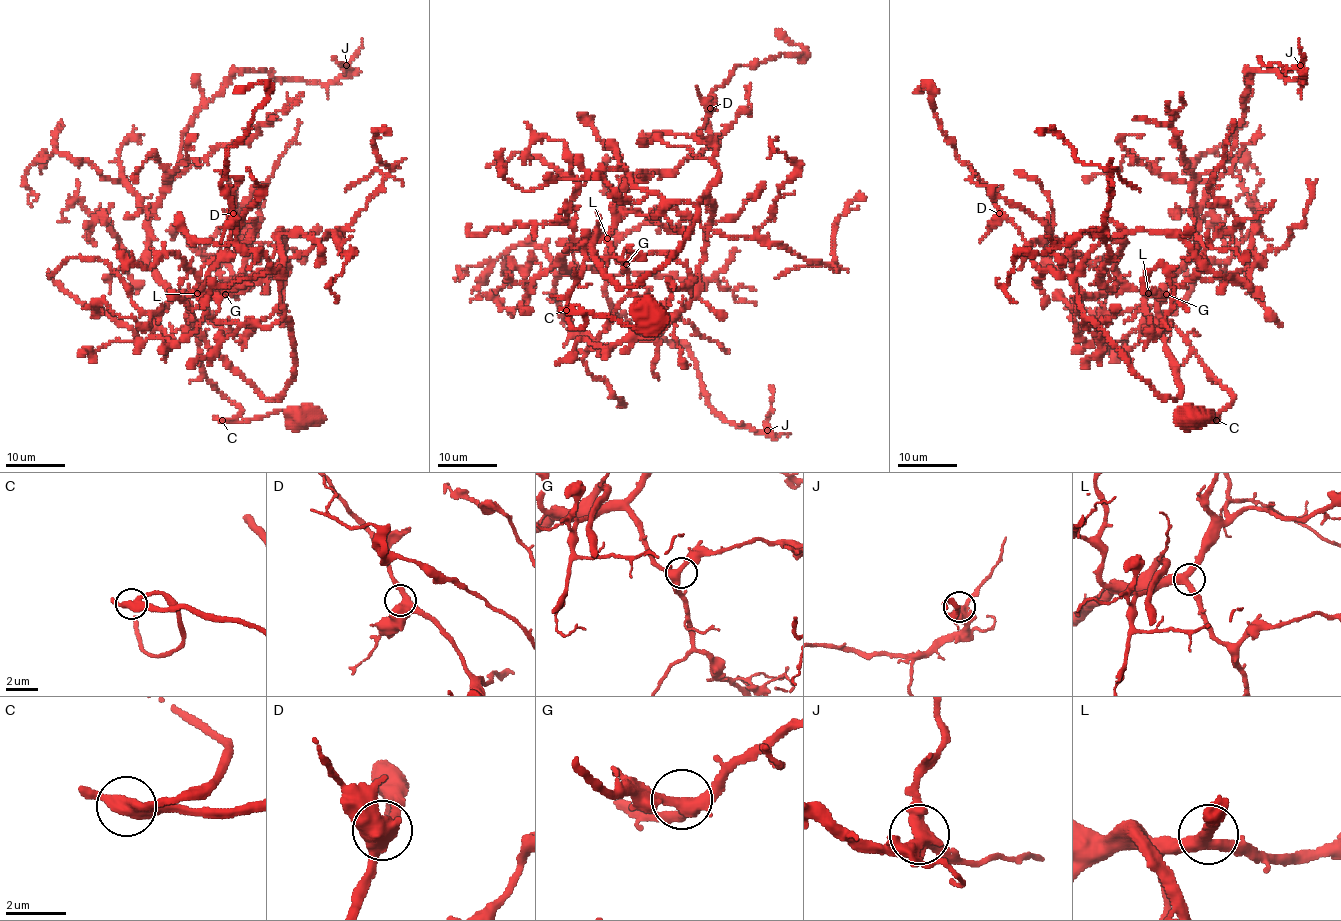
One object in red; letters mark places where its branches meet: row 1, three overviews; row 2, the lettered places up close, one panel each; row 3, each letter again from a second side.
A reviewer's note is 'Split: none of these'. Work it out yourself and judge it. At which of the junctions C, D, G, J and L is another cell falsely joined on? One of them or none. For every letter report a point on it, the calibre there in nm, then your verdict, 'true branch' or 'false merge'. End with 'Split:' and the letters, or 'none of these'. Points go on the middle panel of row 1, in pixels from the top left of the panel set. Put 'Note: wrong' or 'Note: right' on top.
Note: right
C: at (566, 310); 380 nm thick; true branch
D: at (710, 108); 440 nm thick; true branch
G: at (626, 264); 360 nm thick; true branch
J: at (767, 430); 360 nm thick; true branch
L: at (607, 238); 360 nm thick; true branch
Split: none of these

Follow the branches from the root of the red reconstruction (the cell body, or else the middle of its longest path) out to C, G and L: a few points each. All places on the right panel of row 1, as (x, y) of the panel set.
C: (1191, 420), (1197, 424), (1209, 411), (1212, 411), (1210, 421), (1216, 420)
G: (1191, 420), (1197, 424), (1212, 411), (1212, 421), (1234, 400), (1160, 315), (1156, 297), (1150, 296), (1166, 294)
L: (1191, 420), (1197, 424), (1212, 411), (1212, 421), (1234, 400), (1192, 346), (1162, 318), (1156, 297), (1148, 293)

